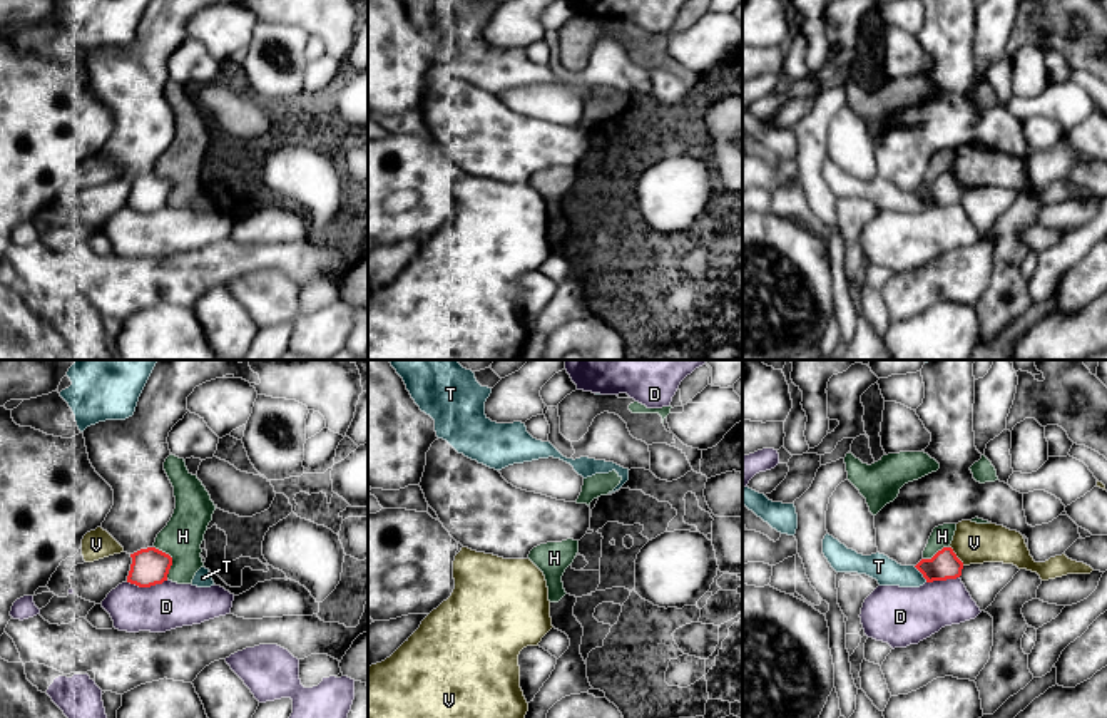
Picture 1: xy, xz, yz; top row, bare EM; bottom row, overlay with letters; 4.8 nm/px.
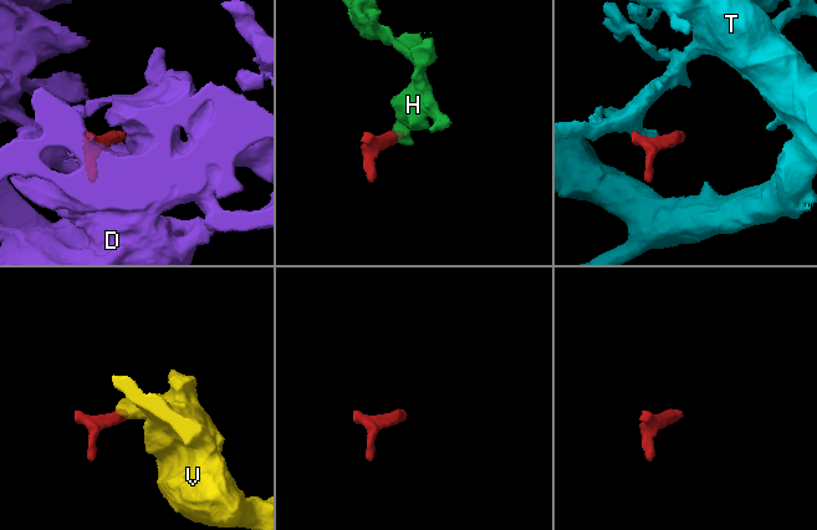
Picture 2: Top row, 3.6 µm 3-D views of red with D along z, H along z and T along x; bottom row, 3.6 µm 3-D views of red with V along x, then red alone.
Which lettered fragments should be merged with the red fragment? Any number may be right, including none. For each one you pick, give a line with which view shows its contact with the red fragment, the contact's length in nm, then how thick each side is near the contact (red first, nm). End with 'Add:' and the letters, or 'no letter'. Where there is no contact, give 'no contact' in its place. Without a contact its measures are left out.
Add: no letter

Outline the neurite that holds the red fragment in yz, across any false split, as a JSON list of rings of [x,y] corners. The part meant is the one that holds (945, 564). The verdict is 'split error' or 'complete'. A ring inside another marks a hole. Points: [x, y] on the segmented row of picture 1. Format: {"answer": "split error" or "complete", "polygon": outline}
{"answer": "complete", "polygon": [[[943,547],[931,559],[921,559],[915,566],[926,582],[957,579],[962,576],[963,562],[951,547]]]}

